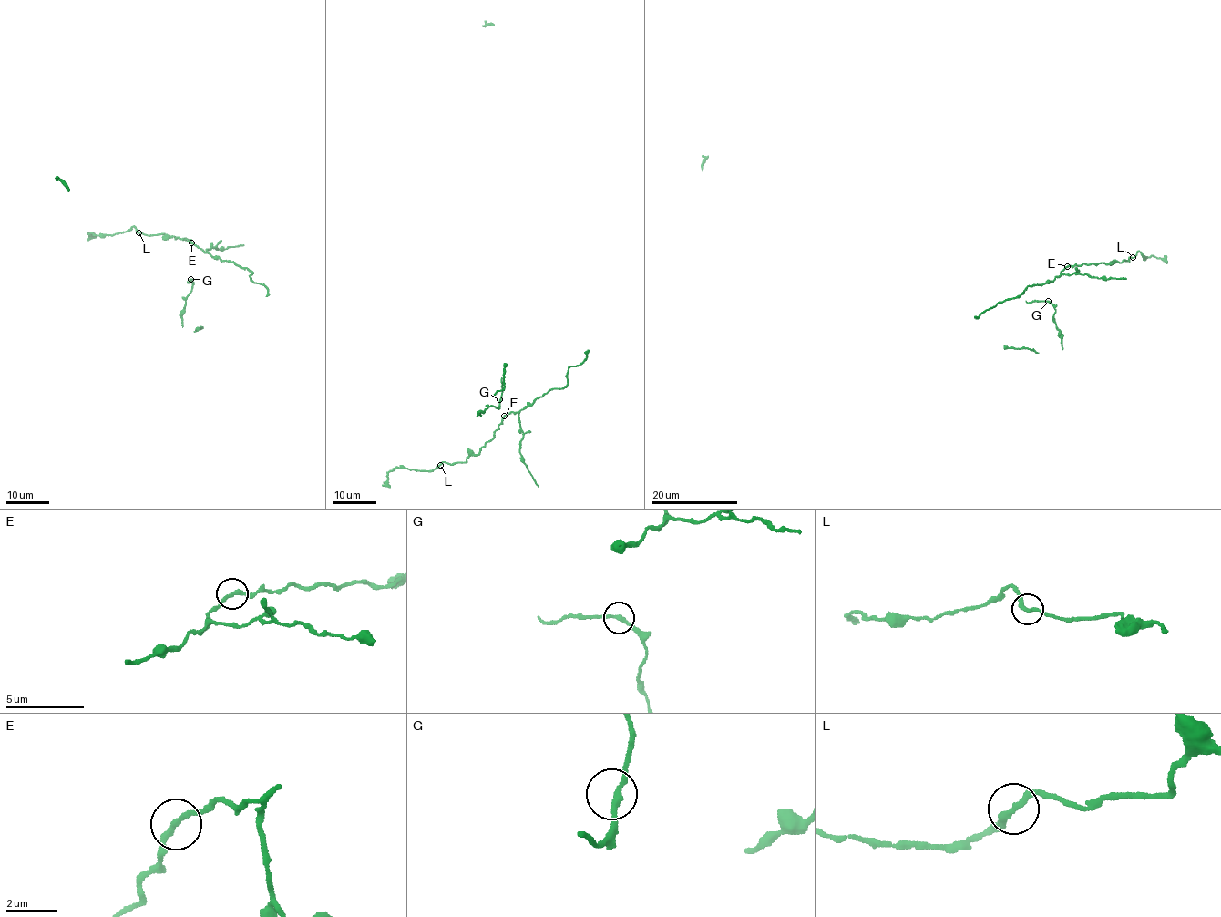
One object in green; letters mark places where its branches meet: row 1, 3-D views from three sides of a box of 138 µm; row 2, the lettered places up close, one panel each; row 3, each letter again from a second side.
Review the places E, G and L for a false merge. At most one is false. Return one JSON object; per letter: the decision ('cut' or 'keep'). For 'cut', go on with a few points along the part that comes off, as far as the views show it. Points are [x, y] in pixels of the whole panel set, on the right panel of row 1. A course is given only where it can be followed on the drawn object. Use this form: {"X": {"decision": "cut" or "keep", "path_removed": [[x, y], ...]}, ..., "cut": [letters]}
{"E": {"decision": "keep"}, "G": {"decision": "keep"}, "L": {"decision": "cut", "path_removed": [[1133, 257], [1140, 251], [1144, 259], [1164, 258], [1167, 262]]}, "cut": ["L"]}

